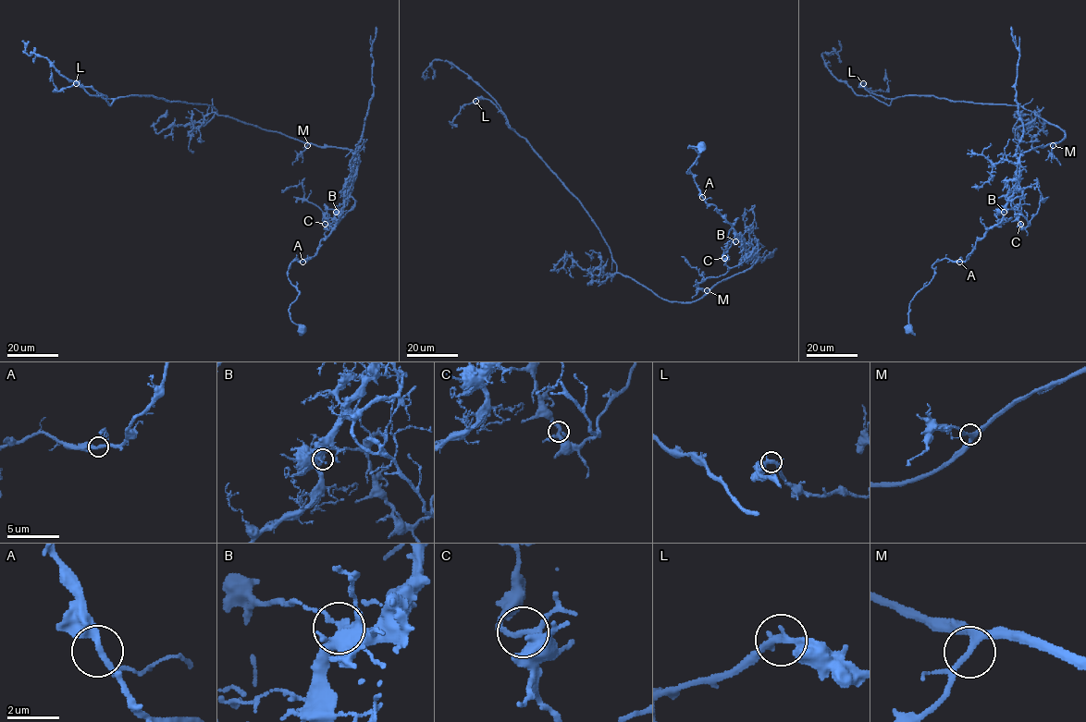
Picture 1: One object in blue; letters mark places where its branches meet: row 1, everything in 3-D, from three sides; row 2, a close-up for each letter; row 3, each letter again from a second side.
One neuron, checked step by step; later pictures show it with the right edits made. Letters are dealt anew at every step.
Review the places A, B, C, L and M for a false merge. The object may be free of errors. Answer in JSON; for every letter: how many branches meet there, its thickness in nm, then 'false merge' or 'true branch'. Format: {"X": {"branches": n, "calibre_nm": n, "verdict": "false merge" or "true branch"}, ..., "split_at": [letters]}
{"A": {"branches": 3, "calibre_nm": 220, "verdict": "true branch"}, "B": {"branches": 3, "calibre_nm": 200, "verdict": "false merge"}, "C": {"branches": 3, "calibre_nm": 190, "verdict": "true branch"}, "L": {"branches": 3, "calibre_nm": 200, "verdict": "true branch"}, "M": {"branches": 3, "calibre_nm": 280, "verdict": "true branch"}, "split_at": ["B"]}

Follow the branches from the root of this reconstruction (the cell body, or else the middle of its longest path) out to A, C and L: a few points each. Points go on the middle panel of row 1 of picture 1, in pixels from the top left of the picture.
A: (660, 298), (697, 300), (758, 257), (741, 238), (734, 240), (734, 228), (702, 197)
C: (660, 298), (697, 300), (719, 282), (749, 269), (758, 257), (749, 253), (738, 238), (724, 258)
L: (660, 298), (618, 273), (610, 247), (581, 202), (530, 144), (508, 127), (494, 104), (486, 99), (475, 101)

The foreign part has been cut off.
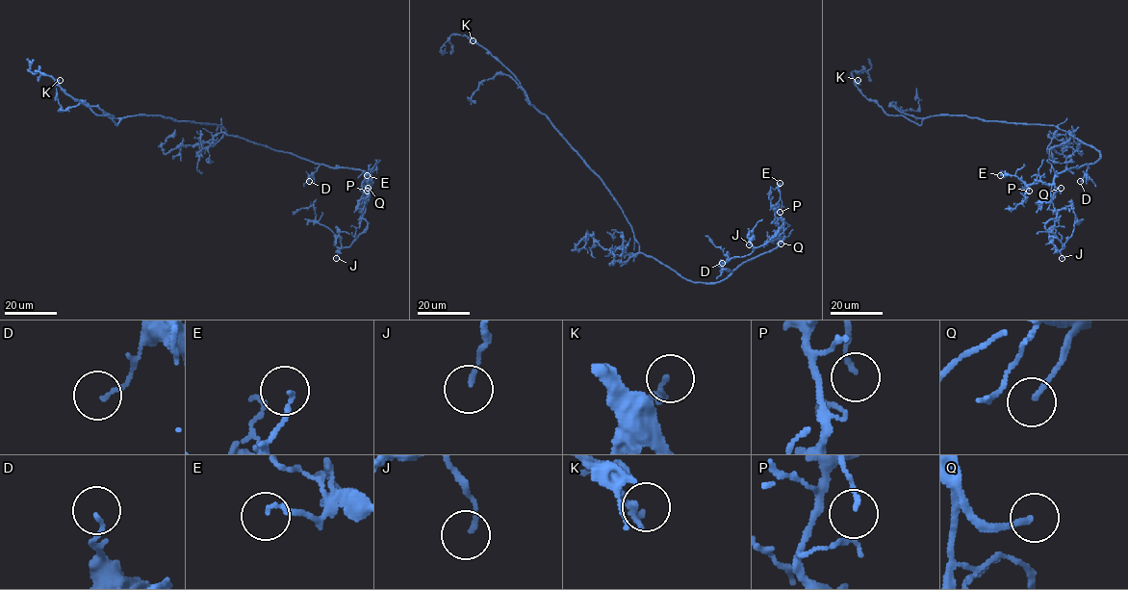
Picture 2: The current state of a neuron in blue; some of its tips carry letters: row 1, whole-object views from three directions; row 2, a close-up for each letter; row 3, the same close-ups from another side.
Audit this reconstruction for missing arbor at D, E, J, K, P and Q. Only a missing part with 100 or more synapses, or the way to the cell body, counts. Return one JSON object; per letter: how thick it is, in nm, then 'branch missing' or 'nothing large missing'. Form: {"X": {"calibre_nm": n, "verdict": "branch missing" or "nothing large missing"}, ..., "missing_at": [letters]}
{"D": {"calibre_nm": 100, "verdict": "nothing large missing"}, "E": {"calibre_nm": 130, "verdict": "nothing large missing"}, "J": {"calibre_nm": 130, "verdict": "nothing large missing"}, "K": {"calibre_nm": 140, "verdict": "nothing large missing"}, "P": {"calibre_nm": 120, "verdict": "nothing large missing"}, "Q": {"calibre_nm": 150, "verdict": "branch missing"}, "missing_at": ["Q"]}

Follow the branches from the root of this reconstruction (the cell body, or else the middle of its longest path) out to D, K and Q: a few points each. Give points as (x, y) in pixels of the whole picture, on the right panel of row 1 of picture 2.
D: (1073, 136), (1091, 145), (1100, 155), (1089, 166), (1080, 181)
K: (1073, 136), (1055, 126), (965, 115), (936, 115), (918, 125), (902, 115), (888, 115), (860, 91), (858, 80)
Q: (1073, 136), (1097, 150), (1100, 158), (1093, 163), (1058, 172), (1054, 186), (1061, 188)

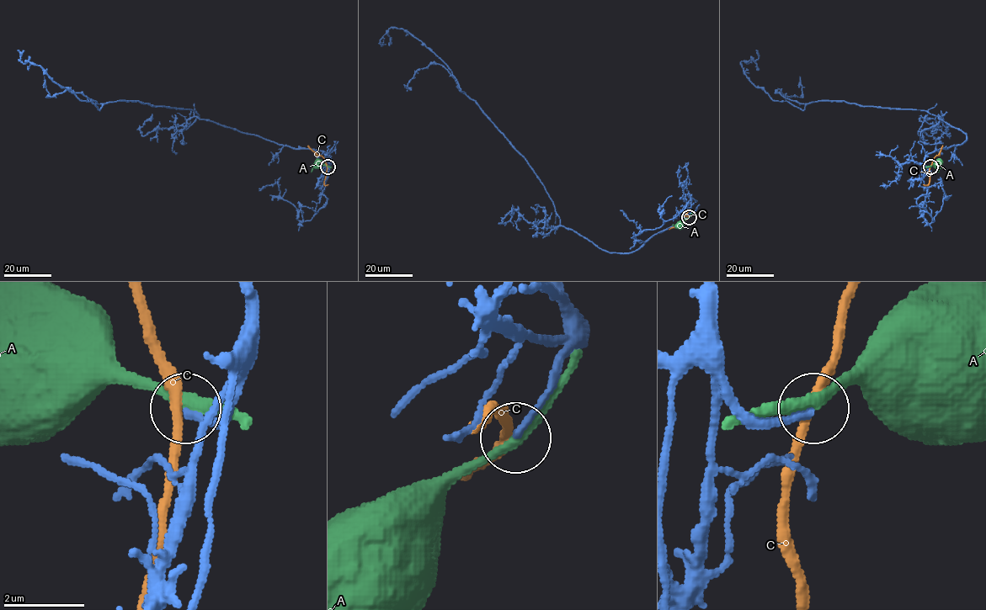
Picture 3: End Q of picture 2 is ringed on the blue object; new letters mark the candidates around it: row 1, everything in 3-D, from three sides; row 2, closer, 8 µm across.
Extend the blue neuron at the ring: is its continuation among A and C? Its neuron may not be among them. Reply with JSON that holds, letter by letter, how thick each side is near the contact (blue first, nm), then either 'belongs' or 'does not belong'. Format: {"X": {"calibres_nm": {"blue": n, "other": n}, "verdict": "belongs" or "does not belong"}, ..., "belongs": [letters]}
{"A": {"calibres_nm": {"blue": 240, "other": 280}, "verdict": "does not belong"}, "C": {"calibres_nm": {"blue": 160, "other": 220}, "verdict": "does not belong"}, "belongs": []}

